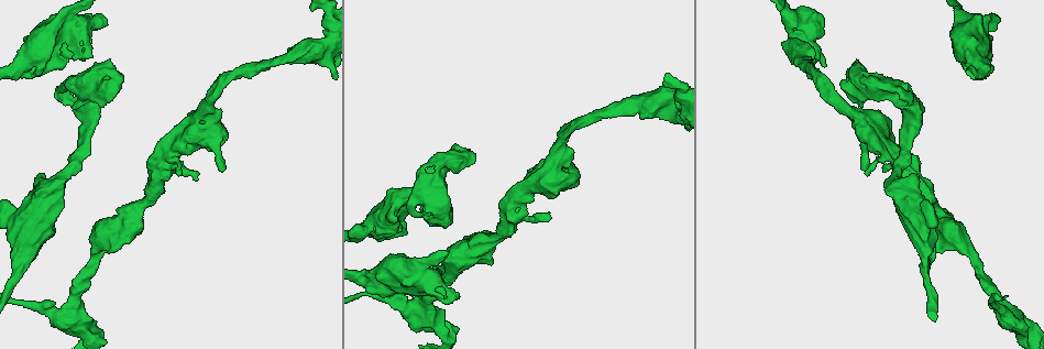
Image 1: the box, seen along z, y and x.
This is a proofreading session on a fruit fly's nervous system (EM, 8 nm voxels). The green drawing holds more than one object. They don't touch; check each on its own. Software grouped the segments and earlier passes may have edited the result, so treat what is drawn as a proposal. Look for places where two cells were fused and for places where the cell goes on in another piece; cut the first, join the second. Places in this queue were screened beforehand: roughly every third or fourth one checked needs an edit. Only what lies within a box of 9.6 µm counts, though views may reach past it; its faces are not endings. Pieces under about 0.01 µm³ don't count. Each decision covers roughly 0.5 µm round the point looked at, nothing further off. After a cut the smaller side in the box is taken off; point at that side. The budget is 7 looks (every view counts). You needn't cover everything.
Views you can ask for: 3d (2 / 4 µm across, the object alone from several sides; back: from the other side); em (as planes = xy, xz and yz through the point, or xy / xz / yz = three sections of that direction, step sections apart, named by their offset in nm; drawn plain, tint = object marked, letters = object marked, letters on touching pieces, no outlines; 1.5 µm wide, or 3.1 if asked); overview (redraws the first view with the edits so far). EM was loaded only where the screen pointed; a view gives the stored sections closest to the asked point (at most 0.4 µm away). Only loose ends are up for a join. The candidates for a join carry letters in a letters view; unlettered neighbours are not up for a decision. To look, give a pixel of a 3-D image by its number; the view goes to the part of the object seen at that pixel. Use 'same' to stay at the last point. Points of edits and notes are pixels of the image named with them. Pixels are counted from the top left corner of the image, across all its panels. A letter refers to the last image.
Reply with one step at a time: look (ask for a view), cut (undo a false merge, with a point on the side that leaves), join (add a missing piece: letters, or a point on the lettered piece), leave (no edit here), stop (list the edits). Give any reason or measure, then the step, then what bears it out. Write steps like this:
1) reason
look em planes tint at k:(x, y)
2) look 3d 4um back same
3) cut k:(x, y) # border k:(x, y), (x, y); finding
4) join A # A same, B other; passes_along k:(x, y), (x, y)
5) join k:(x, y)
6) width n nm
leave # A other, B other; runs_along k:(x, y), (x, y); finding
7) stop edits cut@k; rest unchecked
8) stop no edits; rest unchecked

an open end
look em planes letters at 1:(919, 162)

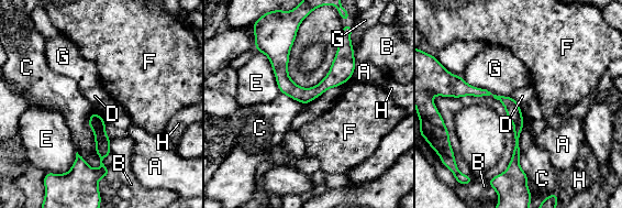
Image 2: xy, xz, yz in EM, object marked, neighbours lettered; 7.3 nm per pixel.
leave # A other, B other, C other, D other, E other, F other, G other, H other; border 2:(519, 106), (519, 165), (532, 194); none of them fits

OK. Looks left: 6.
three-way junction
look 3d 4um at 1:(427, 192)

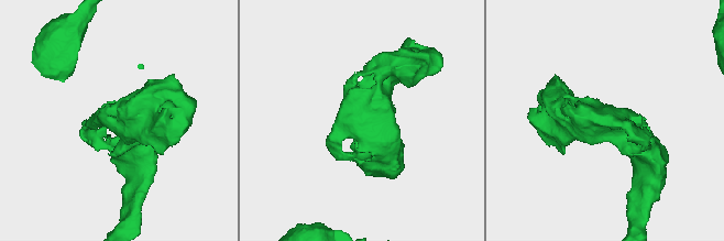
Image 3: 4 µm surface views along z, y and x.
shape alone is not enough
look em xz step 8 tint at 3:(610, 118)

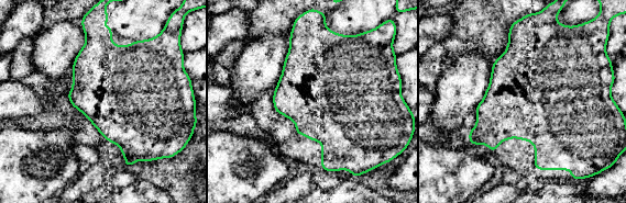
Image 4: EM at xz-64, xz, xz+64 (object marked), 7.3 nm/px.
look em planes letters same

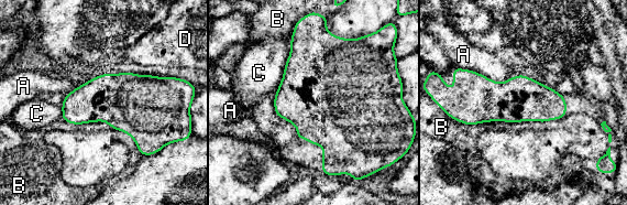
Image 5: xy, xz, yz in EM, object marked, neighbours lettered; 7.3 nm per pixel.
width 320 nm
leave # A other, B other, C other, D other; border 5:(458, 66), (498, 82), (508, 78); one cell here

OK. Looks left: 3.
thick turns thin
look 3d 2um at 1:(70, 17)

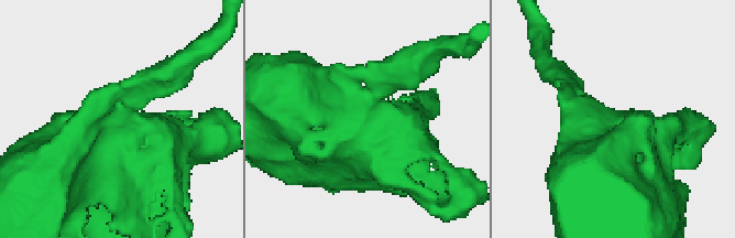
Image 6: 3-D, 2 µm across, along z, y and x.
arms 3; arm_widths 170, 220, 400 nm
look em yz step 8 tint at 6:(601, 116)

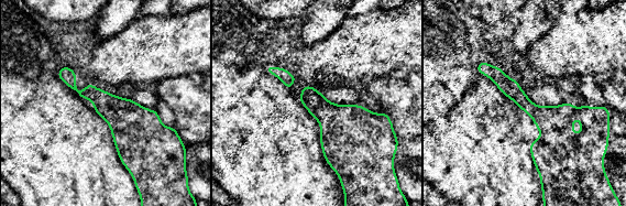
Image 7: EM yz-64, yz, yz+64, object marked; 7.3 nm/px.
cut it another way
look em planes letters same

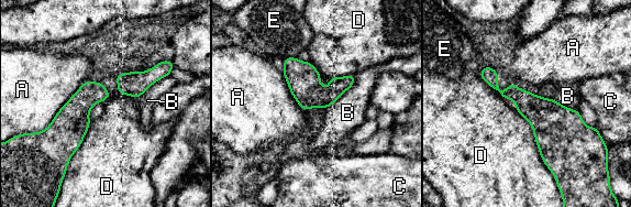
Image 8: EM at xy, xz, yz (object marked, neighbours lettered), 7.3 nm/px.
leave # A other, B other, C other, D other, E other; all the same cell

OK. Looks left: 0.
stop no edits; rest unchecked

